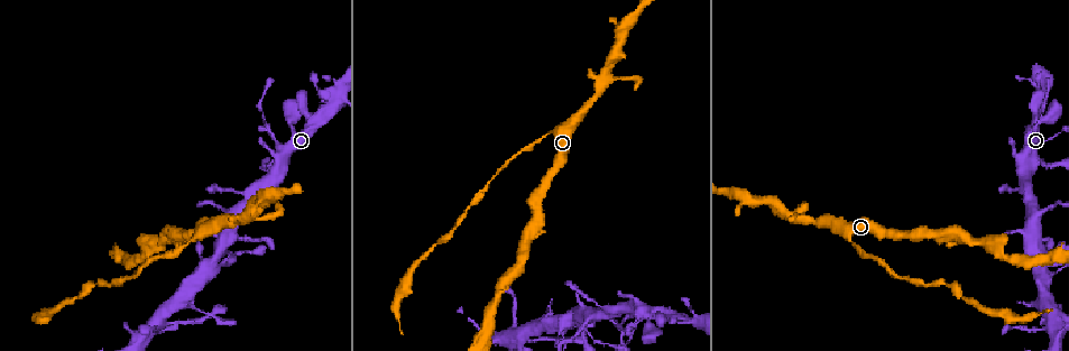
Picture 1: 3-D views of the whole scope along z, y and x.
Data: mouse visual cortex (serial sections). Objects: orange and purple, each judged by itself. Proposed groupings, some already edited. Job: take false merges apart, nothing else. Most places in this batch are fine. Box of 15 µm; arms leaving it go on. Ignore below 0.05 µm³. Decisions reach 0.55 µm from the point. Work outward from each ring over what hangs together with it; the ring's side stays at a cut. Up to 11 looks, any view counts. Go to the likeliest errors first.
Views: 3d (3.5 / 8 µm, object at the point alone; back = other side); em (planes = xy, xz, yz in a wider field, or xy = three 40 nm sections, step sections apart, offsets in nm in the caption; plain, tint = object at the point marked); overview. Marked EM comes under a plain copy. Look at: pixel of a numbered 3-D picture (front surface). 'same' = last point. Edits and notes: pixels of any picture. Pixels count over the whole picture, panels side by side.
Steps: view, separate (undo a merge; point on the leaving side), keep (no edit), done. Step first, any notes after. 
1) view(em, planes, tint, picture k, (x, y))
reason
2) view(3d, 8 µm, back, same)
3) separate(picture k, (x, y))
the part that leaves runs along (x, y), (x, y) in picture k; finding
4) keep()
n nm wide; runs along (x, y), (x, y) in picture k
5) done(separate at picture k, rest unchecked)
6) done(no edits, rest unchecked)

view(3d, 8 µm, picture 1, (1032, 139))
calibre changes

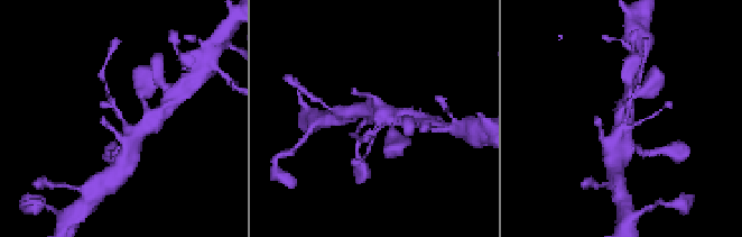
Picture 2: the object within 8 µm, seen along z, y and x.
view(3d, 3.5 µm, picture 2, (374, 120))

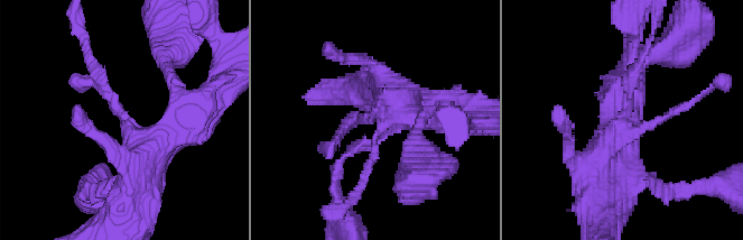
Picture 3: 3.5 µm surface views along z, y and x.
keep()
continuous, no second cell

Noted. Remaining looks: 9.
view(3d, 3.5 µm, picture 1, (852, 243))
abrupt turn

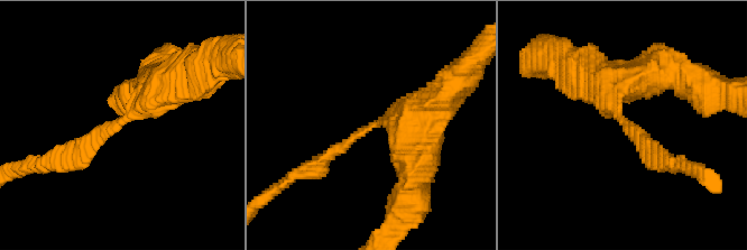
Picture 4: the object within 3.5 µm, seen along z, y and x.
view(em, xy, step 3, tint, picture 4, (364, 129))

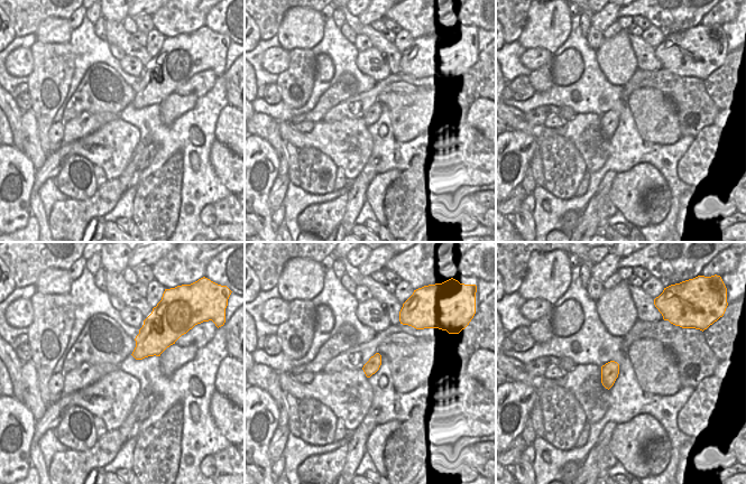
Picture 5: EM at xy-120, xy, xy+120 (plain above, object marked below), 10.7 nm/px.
keep()
arms of 200, 400 nm; runs along (162, 81), (130, 116), (57, 160) in picture 4; all the same cell

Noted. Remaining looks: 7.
view(3d, 3.5 µm, back, picture 1, (586, 323))
small branch off a trunk

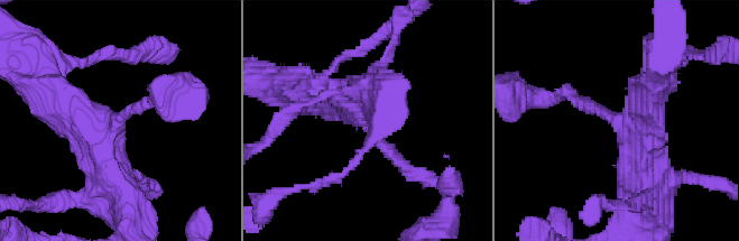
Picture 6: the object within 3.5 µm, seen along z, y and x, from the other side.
view(em, xy, step 1, tint, picture 6, (117, 125))
3 arms; arms of 150, 450, 600 nm; now the EM

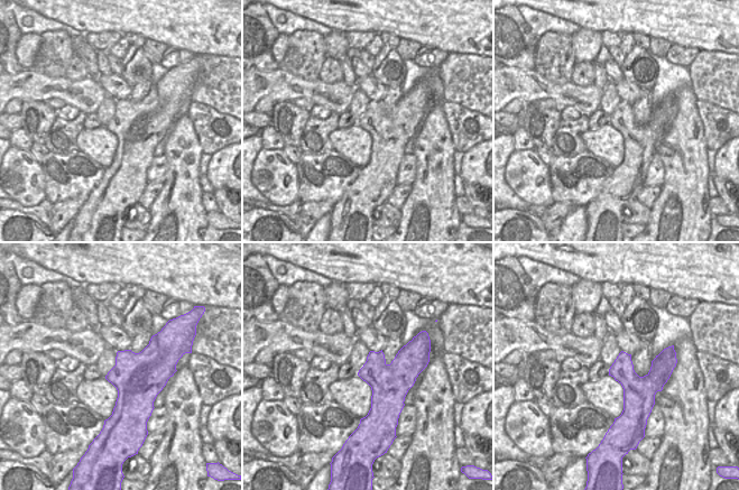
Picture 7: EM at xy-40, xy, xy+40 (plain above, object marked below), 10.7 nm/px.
keep()
runs along (316, 96), (365, 113), (409, 170) in picture 6; all the same cell

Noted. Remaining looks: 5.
view(3d, 8 µm, picture 1, (215, 267))
a narrow waist

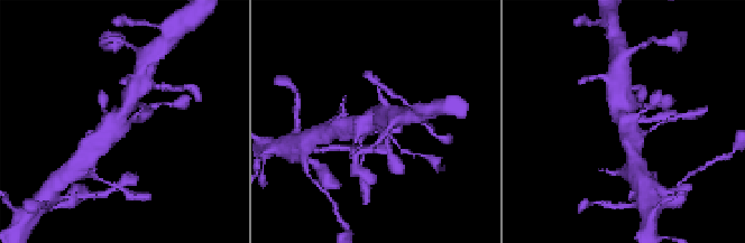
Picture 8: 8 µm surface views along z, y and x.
view(em, planes, tint, picture 8, (126, 121))

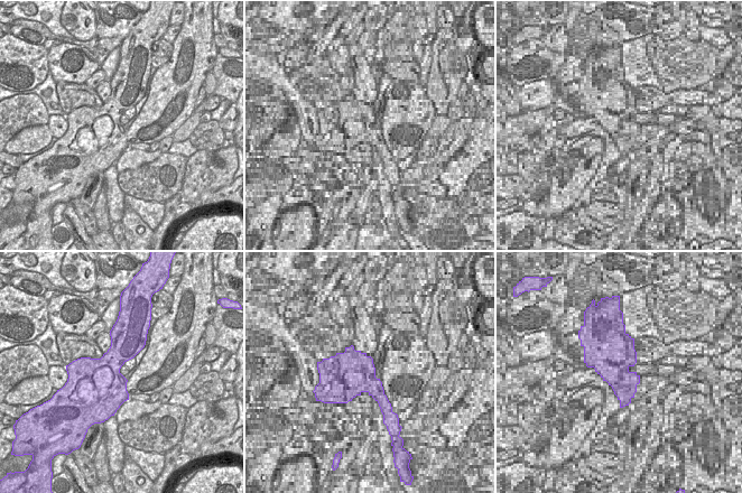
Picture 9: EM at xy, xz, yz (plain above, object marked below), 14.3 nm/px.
keep()
runs along (129, 97), (128, 109), (92, 149) in picture 8; continuous, no second cell

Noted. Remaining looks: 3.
done(no edits, rest unchecked)

